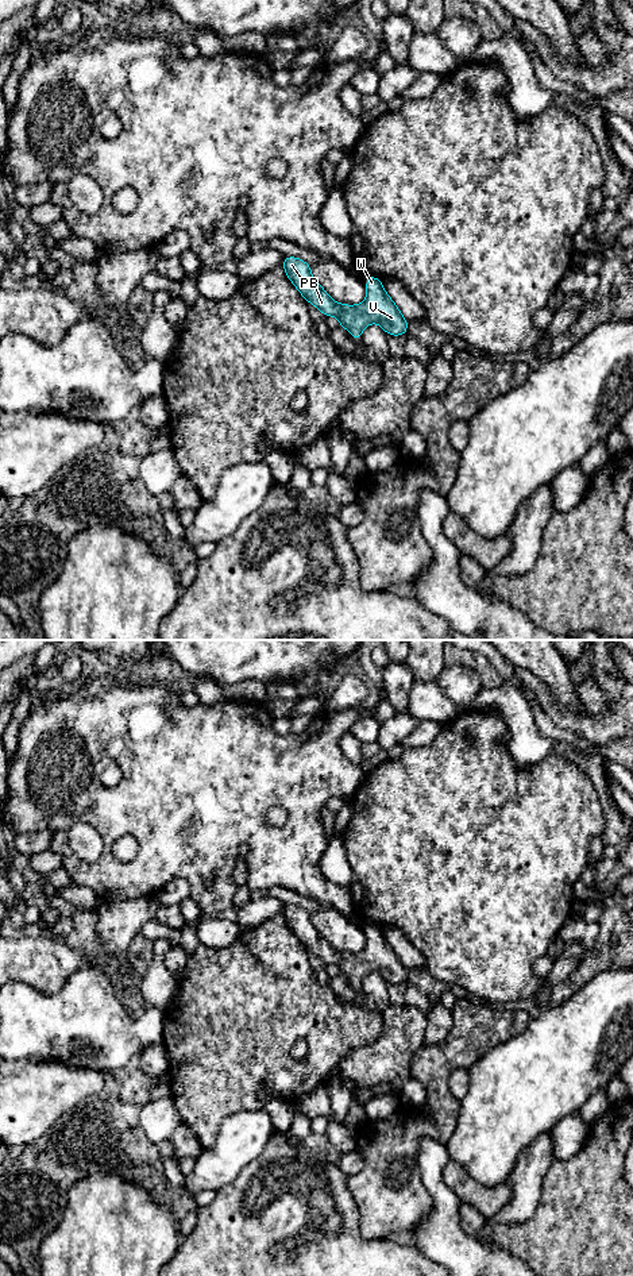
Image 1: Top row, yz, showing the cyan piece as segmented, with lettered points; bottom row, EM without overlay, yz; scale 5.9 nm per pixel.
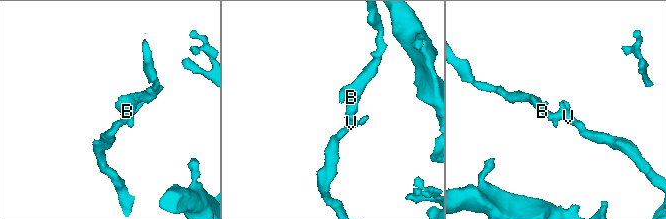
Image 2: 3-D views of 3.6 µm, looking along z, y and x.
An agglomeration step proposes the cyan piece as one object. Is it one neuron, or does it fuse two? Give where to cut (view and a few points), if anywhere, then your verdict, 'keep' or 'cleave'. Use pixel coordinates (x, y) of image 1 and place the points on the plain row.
no cut | keep

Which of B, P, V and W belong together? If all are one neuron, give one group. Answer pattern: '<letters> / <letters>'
B P V W

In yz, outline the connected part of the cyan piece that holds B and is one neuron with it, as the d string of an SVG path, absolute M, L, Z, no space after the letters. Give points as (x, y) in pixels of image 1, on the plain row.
M285 905L282 914L302 945L323 963L336 964L340 975L350 979L355 990L360 988L363 978L371 971L379 972L387 983L408 982L408 968L385 940L379 926L366 925L366 948L359 953L346 953L333 949L323 934L316 930L309 911L296 905Z

